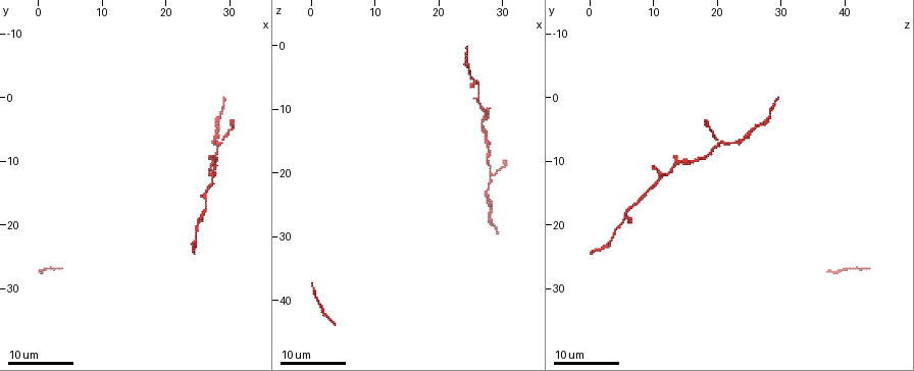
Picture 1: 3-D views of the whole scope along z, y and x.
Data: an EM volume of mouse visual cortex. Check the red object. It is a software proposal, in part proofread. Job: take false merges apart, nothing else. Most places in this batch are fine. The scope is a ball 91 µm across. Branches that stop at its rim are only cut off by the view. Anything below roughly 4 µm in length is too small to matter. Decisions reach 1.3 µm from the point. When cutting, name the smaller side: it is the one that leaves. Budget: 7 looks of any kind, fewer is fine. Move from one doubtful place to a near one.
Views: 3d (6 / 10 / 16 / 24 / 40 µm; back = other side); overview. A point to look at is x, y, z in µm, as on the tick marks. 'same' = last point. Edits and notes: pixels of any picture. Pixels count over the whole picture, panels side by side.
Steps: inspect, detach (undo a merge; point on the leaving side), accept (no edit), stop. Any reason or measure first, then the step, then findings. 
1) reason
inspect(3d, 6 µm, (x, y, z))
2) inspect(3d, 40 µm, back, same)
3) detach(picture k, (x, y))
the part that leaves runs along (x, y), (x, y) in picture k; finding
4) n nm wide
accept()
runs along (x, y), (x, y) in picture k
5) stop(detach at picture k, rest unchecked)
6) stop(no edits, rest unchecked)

inspect(3d, 24 µm, (27.0, 10.5, 13.5))

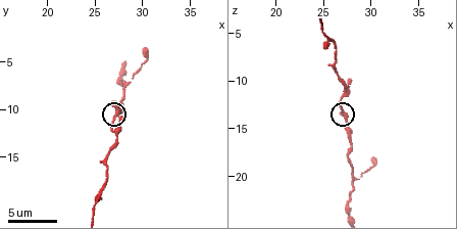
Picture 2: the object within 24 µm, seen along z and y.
inspect(3d, 6 µm, (27.4, 10.6, 13.8))

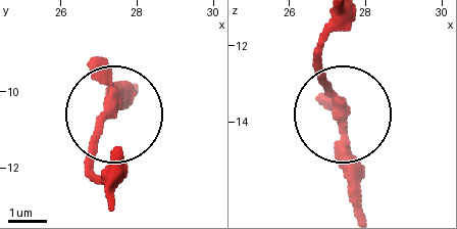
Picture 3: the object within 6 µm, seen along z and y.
inspect(3d, 6 µm, back, (27.35, 10.40, 13.65))

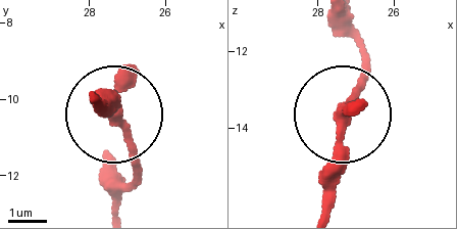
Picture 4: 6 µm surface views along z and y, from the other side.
3 arms
accept()
runs along (98, 98), (120, 128), (137, 183) in picture 4; continuous, no second neuron

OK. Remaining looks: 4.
three arms meet
inspect(3d, 16 µm, (25.2, 19.4, 5.4))

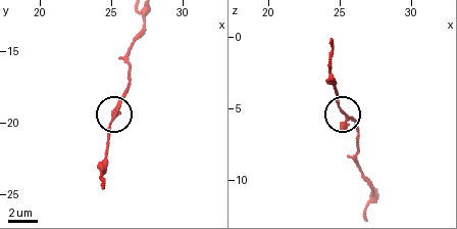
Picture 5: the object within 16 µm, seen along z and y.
from behind
inspect(3d, 16 µm, back, (25.4, 19.6, 5.4))

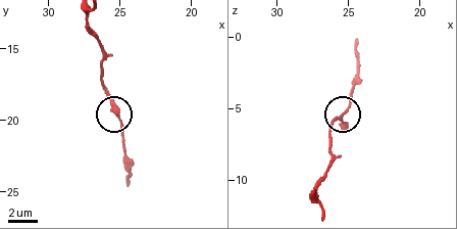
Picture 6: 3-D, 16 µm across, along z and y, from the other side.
140 nm wide
accept()
runs along (87, 16), (89, 32), (102, 53), (102, 83), (122, 136) in picture 6; all the same neuron

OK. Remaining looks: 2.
two arms at a narrow angle
inspect(3d, 16 µm, (26.4, 16.0, 7.6))

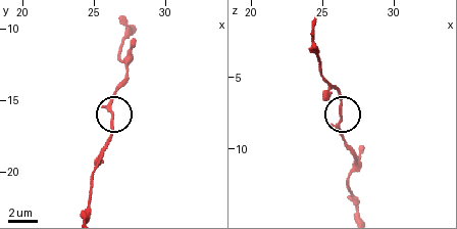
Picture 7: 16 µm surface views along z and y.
3 arms
accept()
runs along (358, 209), (347, 179), (355, 153), (340, 128), (340, 89) in picture 7; one neuron here

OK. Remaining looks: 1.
stop(no edits, rest unchecked)

